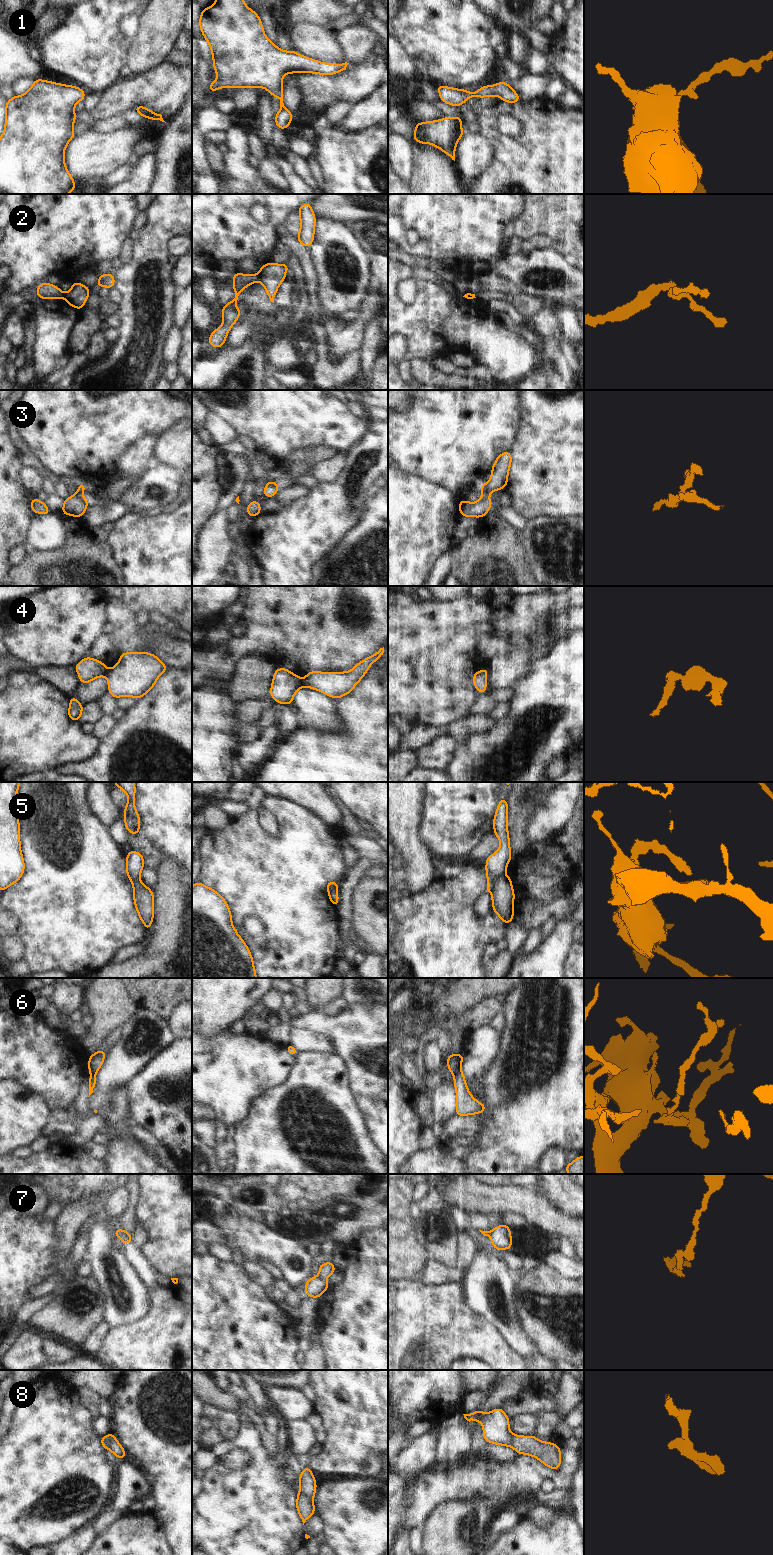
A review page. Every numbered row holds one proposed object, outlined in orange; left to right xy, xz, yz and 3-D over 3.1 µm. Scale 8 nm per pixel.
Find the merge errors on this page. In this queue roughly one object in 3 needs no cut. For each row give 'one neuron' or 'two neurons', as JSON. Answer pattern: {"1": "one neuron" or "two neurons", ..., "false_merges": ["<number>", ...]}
{"1": "one neuron", "2": "two neurons", "3": "one neuron", "4": "two neurons", "5": "two neurons", "6": "two neurons", "7": "two neurons", "8": "two neurons", "false_merges": ["2", "4", "5", "6", "7", "8"]}

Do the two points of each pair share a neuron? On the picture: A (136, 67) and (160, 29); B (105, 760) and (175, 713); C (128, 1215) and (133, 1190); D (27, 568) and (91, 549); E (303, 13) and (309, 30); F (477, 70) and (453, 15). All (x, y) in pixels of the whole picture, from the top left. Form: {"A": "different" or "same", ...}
{"A": "same", "B": "same", "C": "same", "D": "same", "E": "different", "F": "same"}

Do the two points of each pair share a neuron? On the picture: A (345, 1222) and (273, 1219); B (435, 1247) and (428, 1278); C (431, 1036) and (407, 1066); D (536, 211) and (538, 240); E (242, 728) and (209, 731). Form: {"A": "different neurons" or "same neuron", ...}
{"A": "same neuron", "B": "different neurons", "C": "different neurons", "D": "different neurons", "E": "different neurons"}

